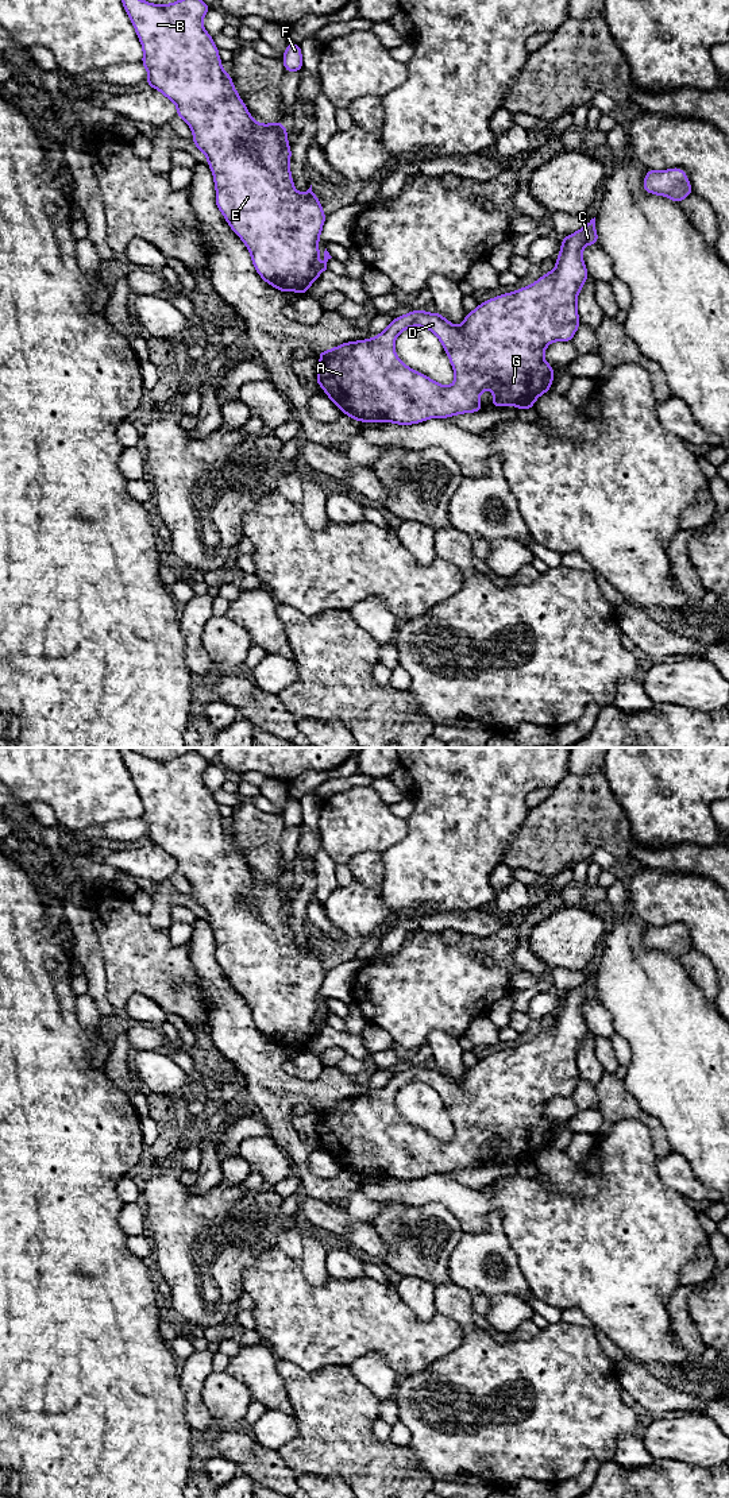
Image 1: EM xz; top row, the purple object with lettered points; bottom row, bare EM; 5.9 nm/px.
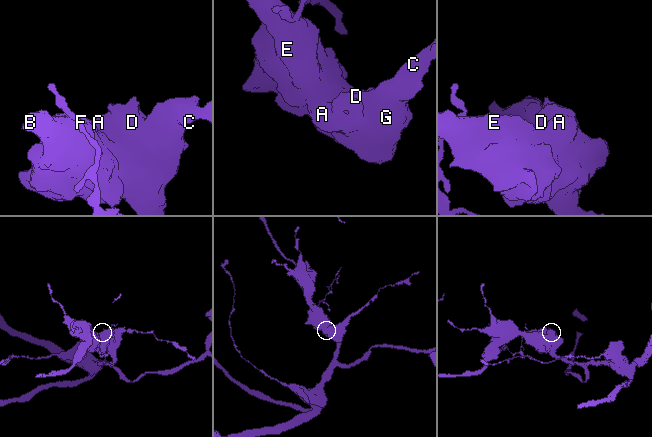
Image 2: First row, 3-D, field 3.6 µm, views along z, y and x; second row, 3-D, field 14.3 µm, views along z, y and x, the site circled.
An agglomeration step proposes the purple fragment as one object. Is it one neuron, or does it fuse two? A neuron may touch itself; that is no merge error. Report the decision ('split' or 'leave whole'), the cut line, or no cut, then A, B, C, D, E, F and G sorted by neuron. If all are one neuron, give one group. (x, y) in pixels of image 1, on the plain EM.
split | xz (280, 877), (273, 879) | A B C D E G / F

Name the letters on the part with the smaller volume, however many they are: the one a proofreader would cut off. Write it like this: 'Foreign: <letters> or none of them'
Foreign: F

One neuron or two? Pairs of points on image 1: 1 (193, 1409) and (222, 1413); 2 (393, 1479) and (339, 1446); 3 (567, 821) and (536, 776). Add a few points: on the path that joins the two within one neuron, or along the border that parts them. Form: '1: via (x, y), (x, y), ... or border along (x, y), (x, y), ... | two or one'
1: border along (204, 1381), (203, 1402), (218, 1425) | two
2: via (380, 1470), (373, 1468), (353, 1454) | one
3: border along (570, 772), (554, 788) | two

